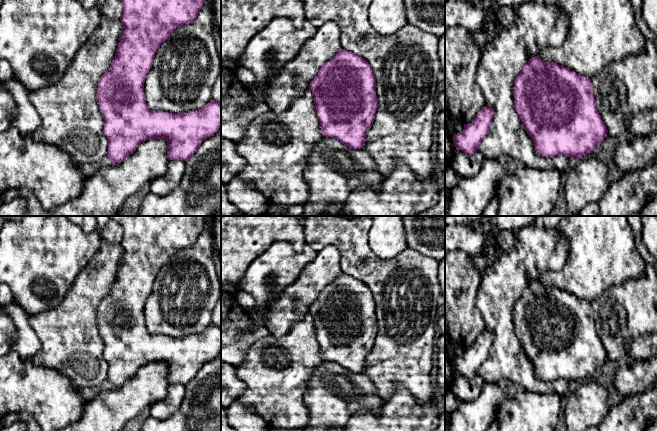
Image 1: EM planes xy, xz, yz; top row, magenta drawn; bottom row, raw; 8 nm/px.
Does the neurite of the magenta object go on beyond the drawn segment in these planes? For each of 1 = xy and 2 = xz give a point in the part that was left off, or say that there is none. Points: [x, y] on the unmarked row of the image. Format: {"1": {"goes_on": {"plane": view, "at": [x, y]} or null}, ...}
{"1": {"goes_on": null}, "2": {"goes_on": null}}

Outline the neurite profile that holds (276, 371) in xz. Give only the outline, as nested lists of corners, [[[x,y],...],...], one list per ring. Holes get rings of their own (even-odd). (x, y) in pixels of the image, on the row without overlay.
[[[308,313],[303,320],[295,322],[285,336],[275,338],[269,335],[252,344],[244,361],[235,367],[237,377],[246,385],[244,393],[237,397],[235,402],[250,407],[265,420],[269,428],[285,431],[303,429],[310,421],[309,410],[303,401],[303,397],[314,371],[324,362],[326,361],[323,360],[321,355],[314,320],[312,315]]]

